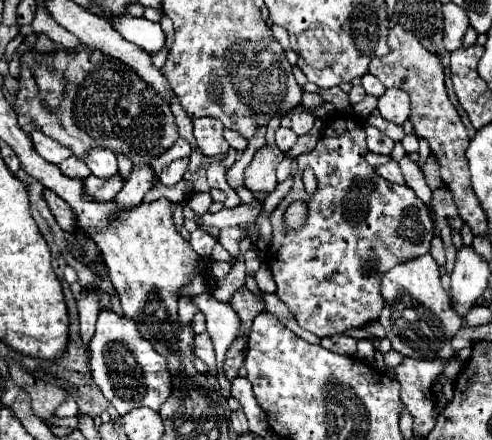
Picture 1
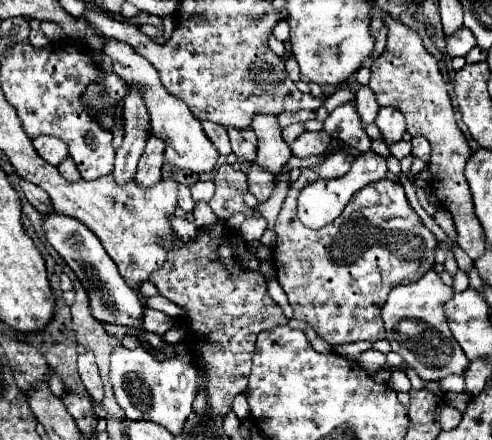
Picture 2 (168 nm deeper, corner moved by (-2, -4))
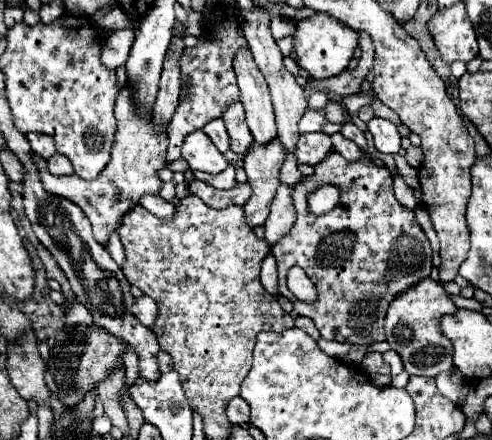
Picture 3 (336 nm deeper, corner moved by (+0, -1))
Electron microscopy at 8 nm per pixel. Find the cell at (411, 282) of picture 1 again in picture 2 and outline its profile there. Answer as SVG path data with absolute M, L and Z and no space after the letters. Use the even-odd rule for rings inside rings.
M431 269L427 271L427 275L423 275L423 279L415 283L393 287L391 295L387 297L387 303L383 305L385 331L393 351L399 353L403 361L411 365L421 379L443 379L449 375L463 375L469 367L469 359L467 355L463 355L459 343L455 343L455 337L451 335L451 329L447 327L445 319L443 305L451 299L451 295L453 289L449 289L441 281L435 269ZM403 319L415 319L421 327L397 327Z

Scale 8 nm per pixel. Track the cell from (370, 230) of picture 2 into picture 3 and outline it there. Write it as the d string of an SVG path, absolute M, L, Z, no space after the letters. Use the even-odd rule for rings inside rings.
M331 152L321 164L315 166L315 174L303 178L303 182L293 186L293 202L297 210L295 226L289 234L285 234L277 244L273 244L271 254L277 260L279 270L279 294L293 302L293 308L299 316L307 316L317 326L321 338L347 342L355 346L371 346L373 342L385 340L385 314L389 304L401 292L413 288L421 280L431 274L431 246L415 220L415 212L403 208L393 196L393 178L387 168L375 166L371 160L355 160L347 162L341 154ZM323 184L333 184L343 190L343 212L327 214L327 216L311 216L307 210L307 196L321 188ZM291 266L301 266L305 274L313 280L317 288L317 300L305 304L297 300L287 288L287 270Z

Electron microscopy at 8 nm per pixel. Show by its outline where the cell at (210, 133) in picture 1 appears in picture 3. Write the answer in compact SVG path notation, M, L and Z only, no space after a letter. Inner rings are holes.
M221 118L207 122L203 126L203 132L211 138L211 142L217 146L219 152L227 152L229 150L229 136L227 136L227 130L225 130L225 124L223 124Z

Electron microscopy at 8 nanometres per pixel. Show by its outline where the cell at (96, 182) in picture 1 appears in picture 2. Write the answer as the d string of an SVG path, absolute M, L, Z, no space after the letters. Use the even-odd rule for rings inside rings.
M129 87L129 93L125 97L123 117L125 117L125 137L123 137L121 147L117 149L115 169L111 173L115 183L119 183L119 185L133 179L137 161L145 149L147 133L151 131L149 113L141 99L139 87Z

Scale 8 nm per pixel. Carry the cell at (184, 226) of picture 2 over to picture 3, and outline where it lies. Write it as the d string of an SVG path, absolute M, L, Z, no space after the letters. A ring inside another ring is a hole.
M149 194L149 196L141 196L141 206L143 208L147 208L149 212L153 212L155 216L159 216L159 218L173 218L173 212L175 212L175 206L171 204L171 202L167 202L167 200L163 200L161 196L153 196L153 194Z

